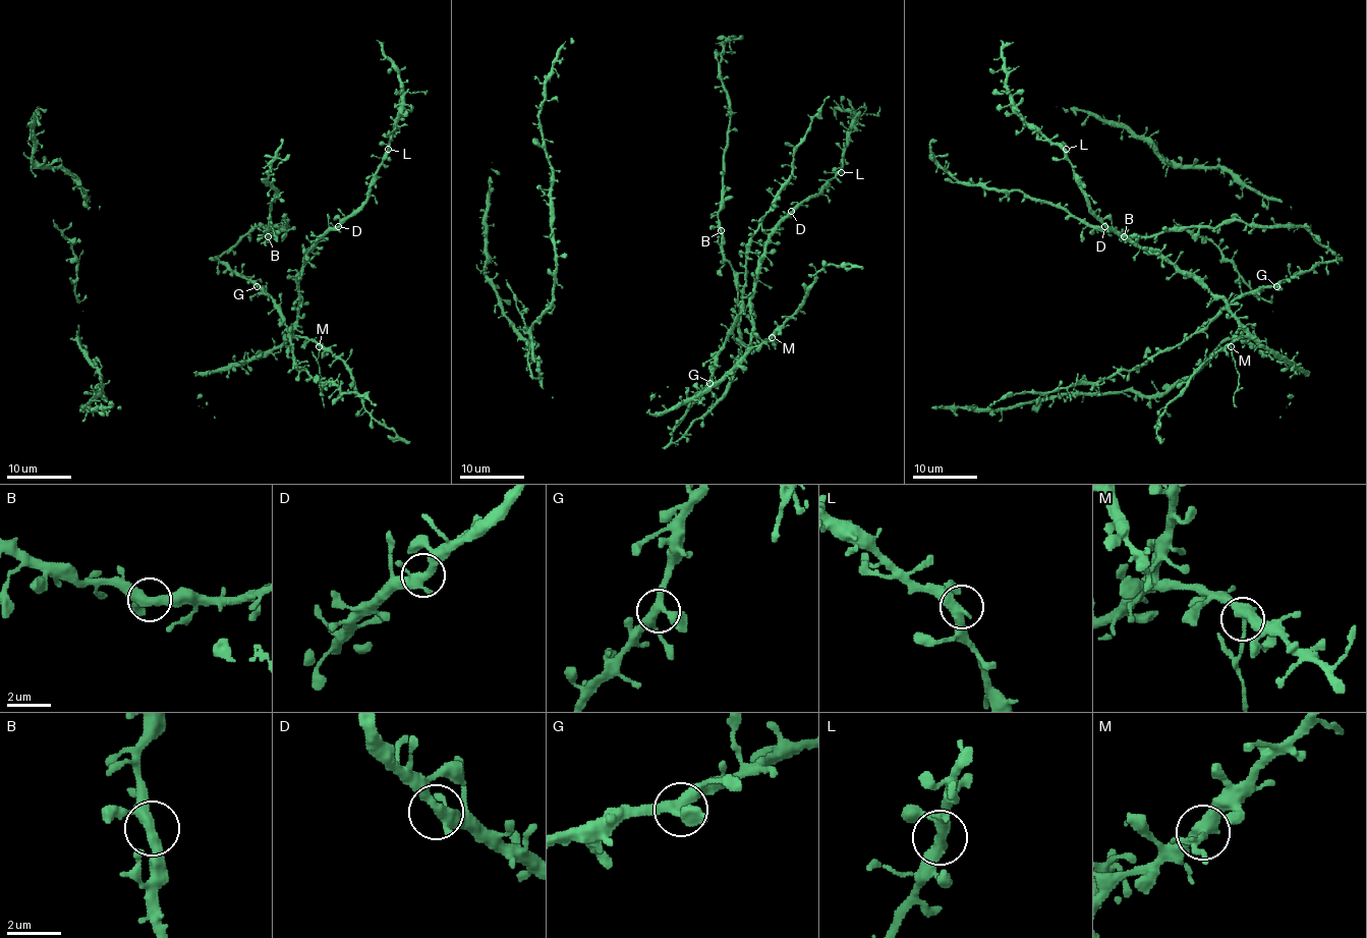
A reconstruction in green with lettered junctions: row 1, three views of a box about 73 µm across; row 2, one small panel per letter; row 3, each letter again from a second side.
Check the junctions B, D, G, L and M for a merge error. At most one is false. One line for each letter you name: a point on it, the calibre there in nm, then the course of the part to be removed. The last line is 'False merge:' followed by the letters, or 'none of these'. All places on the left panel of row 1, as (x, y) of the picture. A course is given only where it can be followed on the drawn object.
M: Place: (319, 346). Thickness 360 nm. Course of the part to remove: (319, 346), (317, 361), (323, 407)
False merge: M

